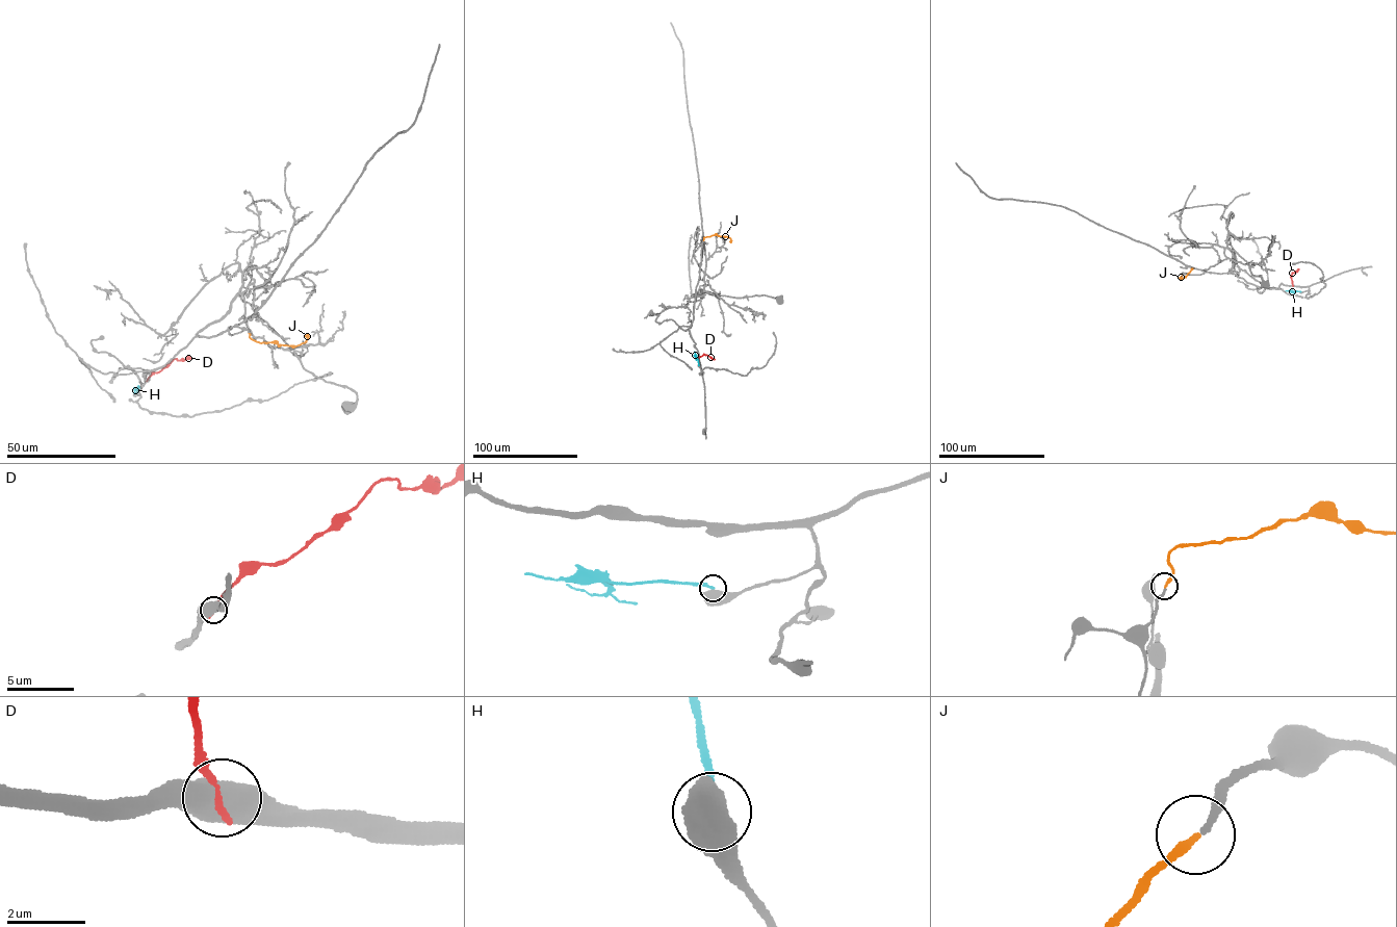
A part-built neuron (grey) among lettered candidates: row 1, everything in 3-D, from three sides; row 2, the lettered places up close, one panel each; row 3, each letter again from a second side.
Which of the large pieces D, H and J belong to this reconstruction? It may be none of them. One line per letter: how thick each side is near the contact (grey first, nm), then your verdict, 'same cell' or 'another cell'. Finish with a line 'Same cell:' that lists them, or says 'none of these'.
D: 650/190 nm | another cell
H: 700/200 nm | another cell
J: 200/200 nm | same cell
Same cell: J

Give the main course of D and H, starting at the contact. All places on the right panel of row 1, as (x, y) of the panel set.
D: (1293, 285), (1292, 273), (1299, 268)
H: (1300, 291), (1286, 290)

